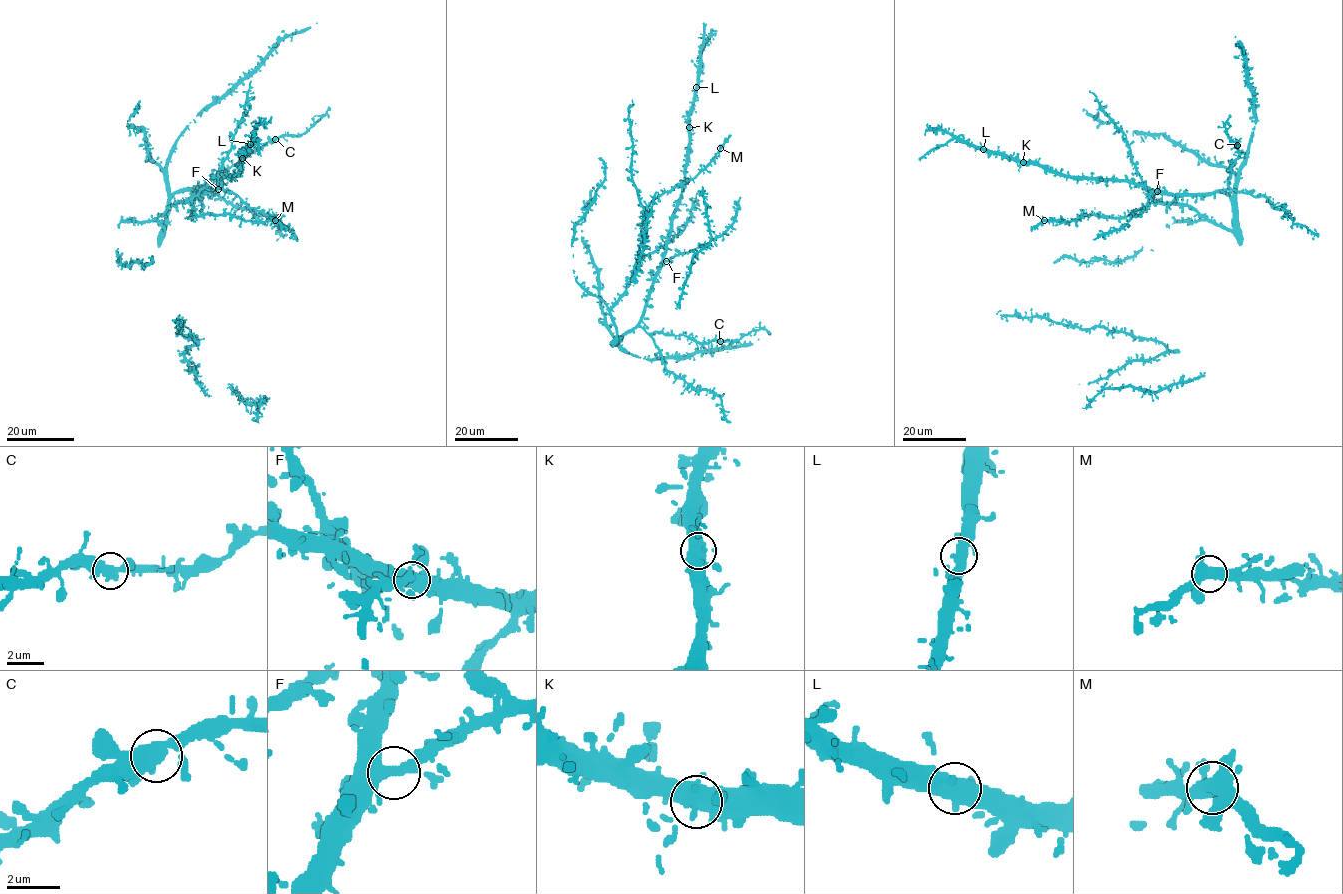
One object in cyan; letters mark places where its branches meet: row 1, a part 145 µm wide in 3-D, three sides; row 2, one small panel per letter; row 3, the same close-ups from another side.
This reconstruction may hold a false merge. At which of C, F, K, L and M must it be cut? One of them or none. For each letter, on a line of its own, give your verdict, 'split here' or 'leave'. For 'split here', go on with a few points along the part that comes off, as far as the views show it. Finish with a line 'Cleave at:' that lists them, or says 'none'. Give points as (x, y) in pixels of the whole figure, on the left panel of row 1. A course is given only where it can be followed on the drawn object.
C: leave
F: leave
K: leave
L: leave
M: leave
Cleave at: none

